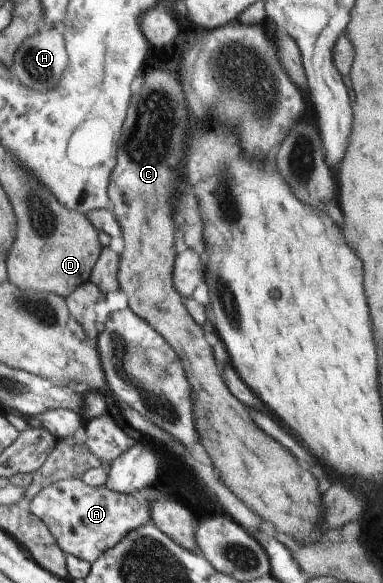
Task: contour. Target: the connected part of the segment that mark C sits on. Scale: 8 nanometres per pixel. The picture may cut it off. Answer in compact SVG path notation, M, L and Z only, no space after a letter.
M151 70L145 76L145 84L137 96L131 98L129 112L125 118L123 132L117 144L116 165L108 184L108 195L111 209L117 217L122 230L125 246L120 255L118 281L120 289L128 298L129 308L142 318L175 350L179 360L183 362L187 380L191 384L193 408L195 408L195 428L199 434L199 442L203 445L212 460L225 486L239 496L243 504L247 504L261 520L273 524L279 534L285 534L301 544L315 542L311 534L319 532L319 520L323 520L323 498L319 492L319 484L313 474L297 464L297 460L271 436L267 436L251 418L247 407L229 392L221 368L217 366L213 349L204 335L203 325L197 324L185 306L184 297L173 286L173 236L175 224L171 218L169 194L173 192L175 170L183 150L183 138L187 134L187 102L189 100L181 92L181 82L175 74L163 70Z

